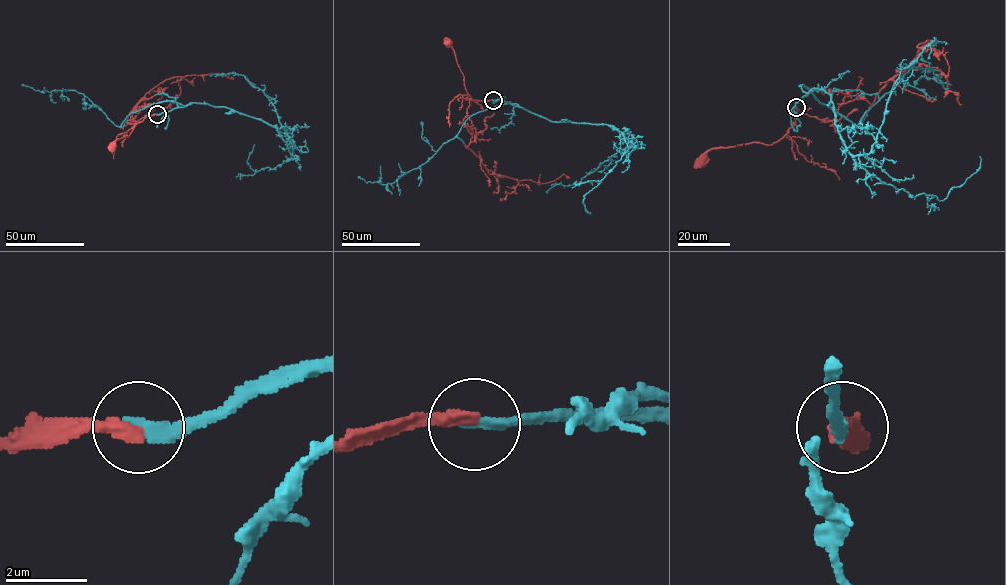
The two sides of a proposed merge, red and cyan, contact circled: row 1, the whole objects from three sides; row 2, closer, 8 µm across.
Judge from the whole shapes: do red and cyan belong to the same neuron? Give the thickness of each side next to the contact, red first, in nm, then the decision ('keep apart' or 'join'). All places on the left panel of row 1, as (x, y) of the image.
320 nm thick on the red side, 320 nm on the other; join

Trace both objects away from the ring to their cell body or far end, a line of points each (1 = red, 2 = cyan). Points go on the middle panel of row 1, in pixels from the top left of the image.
1: (493, 100), (472, 100), (448, 42)
2: (493, 100), (503, 100), (553, 122), (610, 125), (630, 143), (577, 183), (557, 184), (547, 193)

